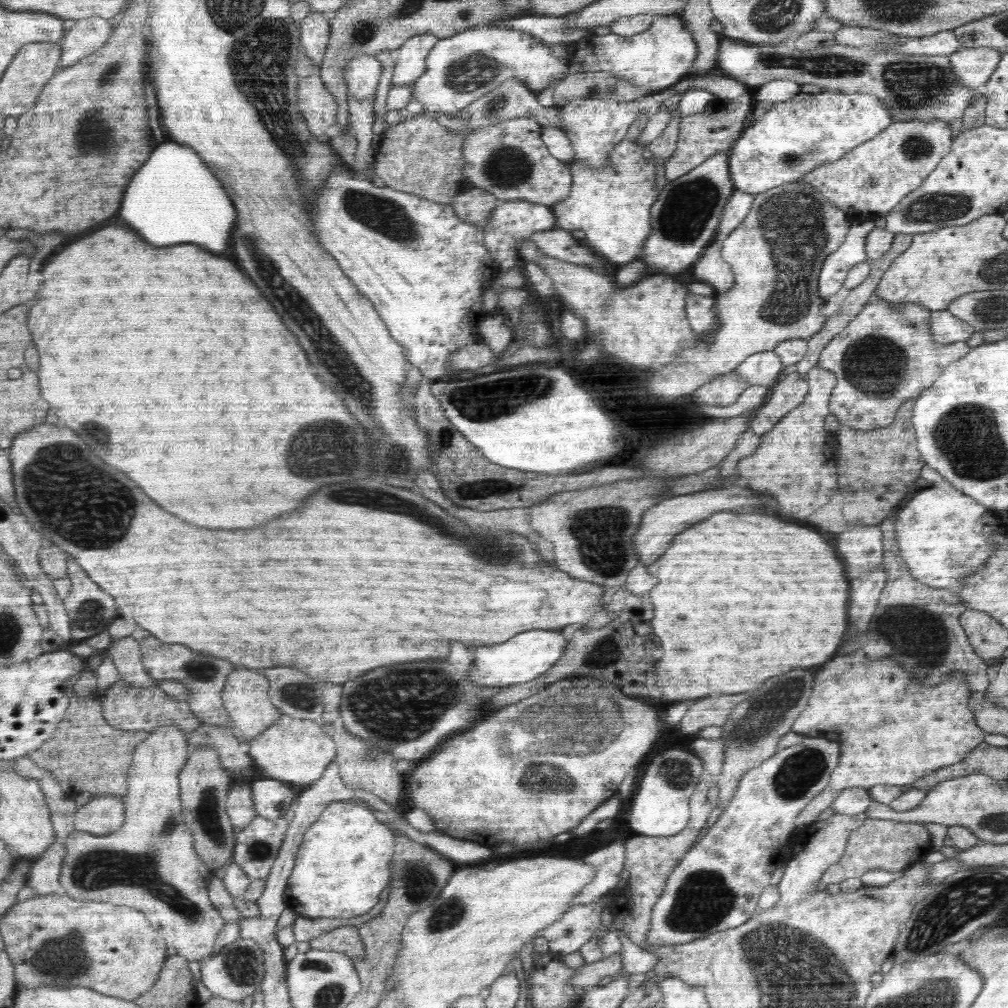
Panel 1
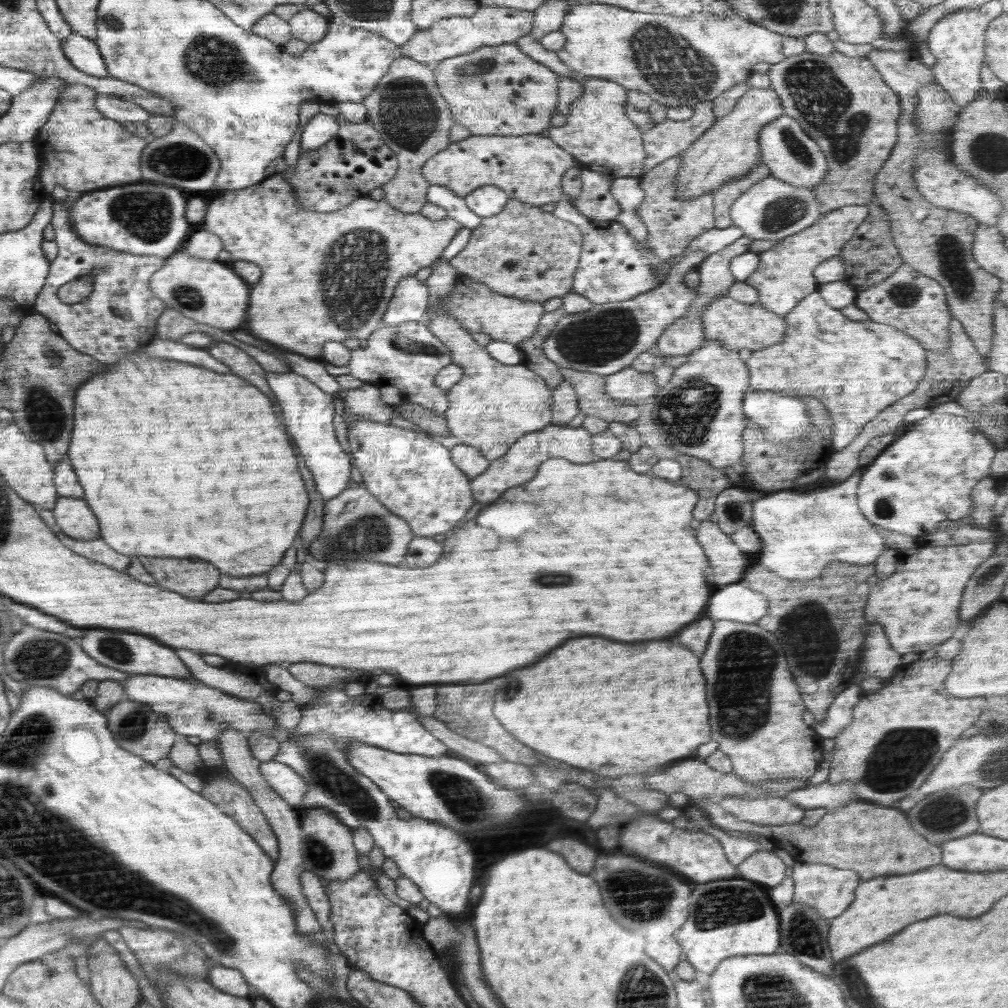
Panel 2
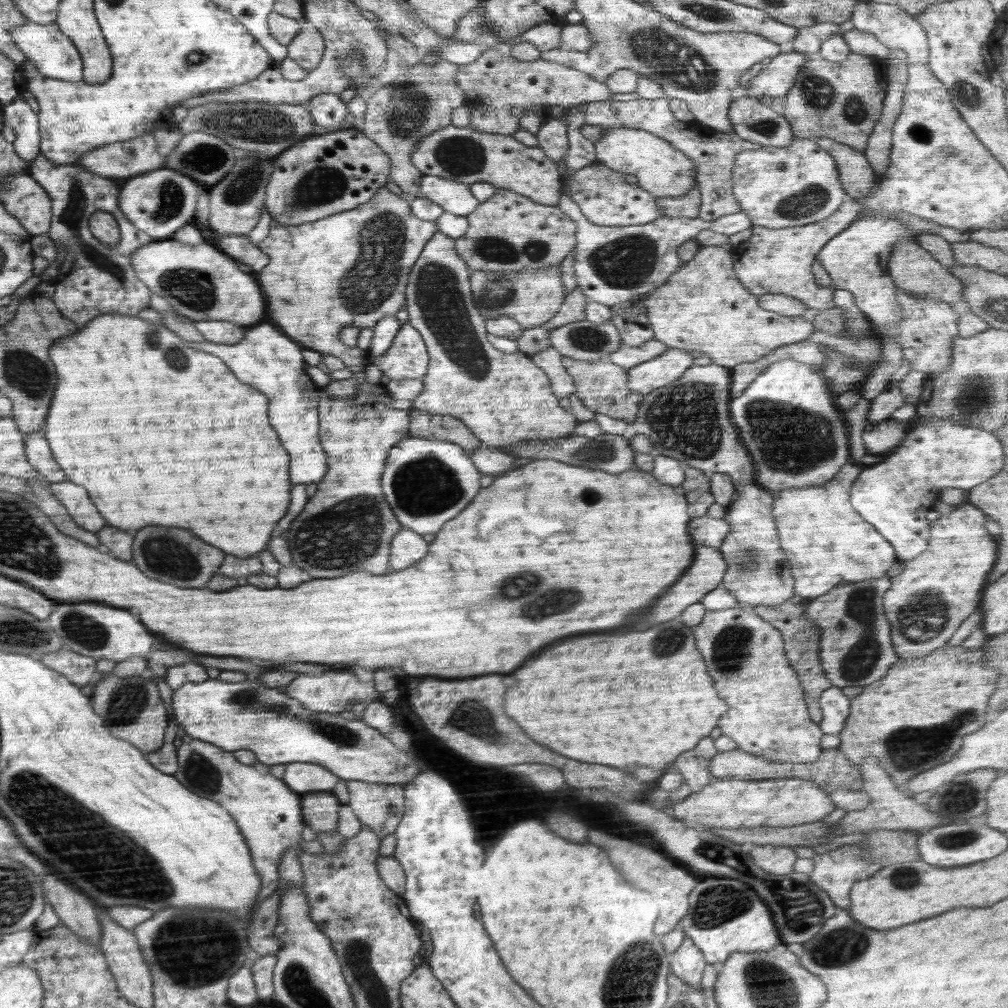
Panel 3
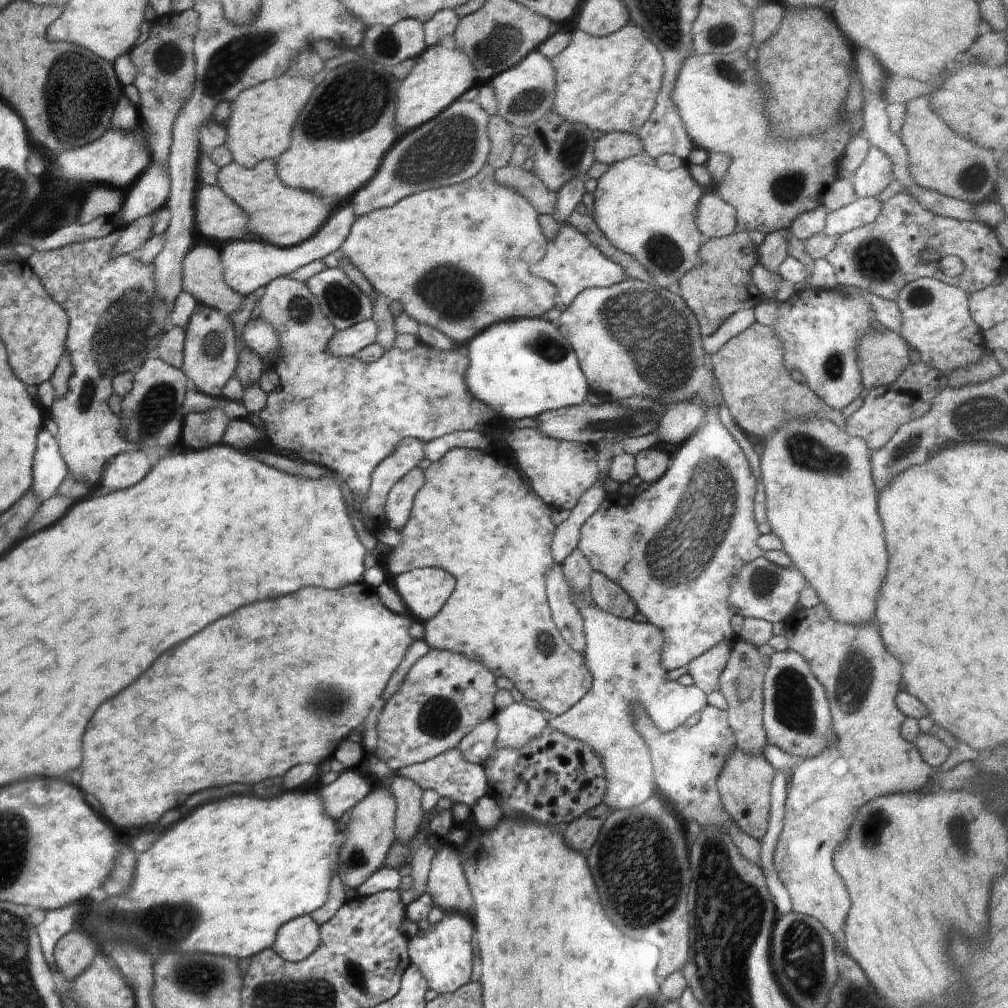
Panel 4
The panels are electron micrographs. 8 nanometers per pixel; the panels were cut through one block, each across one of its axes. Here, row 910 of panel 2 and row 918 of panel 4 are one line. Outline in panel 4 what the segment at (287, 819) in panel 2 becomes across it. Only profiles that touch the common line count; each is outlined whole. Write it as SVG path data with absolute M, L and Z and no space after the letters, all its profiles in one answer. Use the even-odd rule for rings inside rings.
M304 915L279 928L272 948L285 961L298 962L310 956L320 941L319 925L310 915Z

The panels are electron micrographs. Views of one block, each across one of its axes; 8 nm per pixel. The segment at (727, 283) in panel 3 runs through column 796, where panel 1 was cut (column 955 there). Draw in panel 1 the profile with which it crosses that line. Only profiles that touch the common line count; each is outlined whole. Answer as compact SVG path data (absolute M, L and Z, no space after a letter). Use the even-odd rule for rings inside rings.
M949 310L932 311L930 316L930 333L942 346L962 344L976 332L973 326L956 318Z

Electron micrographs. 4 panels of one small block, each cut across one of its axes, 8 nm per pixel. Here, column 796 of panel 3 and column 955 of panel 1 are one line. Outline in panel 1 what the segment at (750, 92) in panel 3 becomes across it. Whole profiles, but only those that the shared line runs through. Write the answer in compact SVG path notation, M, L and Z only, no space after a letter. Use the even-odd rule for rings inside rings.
M990 47L961 48L948 56L958 81L972 89L983 89L1002 53Z

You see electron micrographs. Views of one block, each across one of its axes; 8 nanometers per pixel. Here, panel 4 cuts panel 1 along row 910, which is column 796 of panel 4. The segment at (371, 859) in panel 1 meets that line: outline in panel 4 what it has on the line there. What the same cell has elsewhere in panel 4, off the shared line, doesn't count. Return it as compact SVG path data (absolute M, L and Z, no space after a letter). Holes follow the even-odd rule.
M816 288L795 292L781 304L777 323L774 326L783 346L785 369L790 372L799 370L816 396L819 396L829 407L842 411L853 400L865 394L855 348L859 340L873 329L870 325L871 320L875 320L872 309L861 297L848 297L838 290L816 290Z

